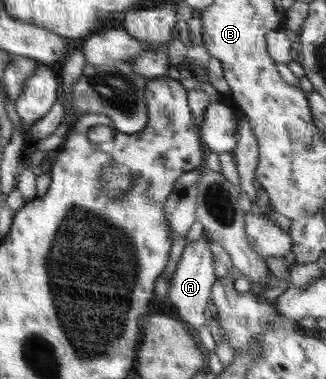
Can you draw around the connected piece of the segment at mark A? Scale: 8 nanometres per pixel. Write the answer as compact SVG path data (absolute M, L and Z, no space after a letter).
M203 235L199 240L187 243L178 261L175 273L168 281L168 295L166 297L175 307L180 320L195 334L197 330L205 326L207 320L207 305L210 302L211 291L216 282L215 262L209 245L210 238Z

